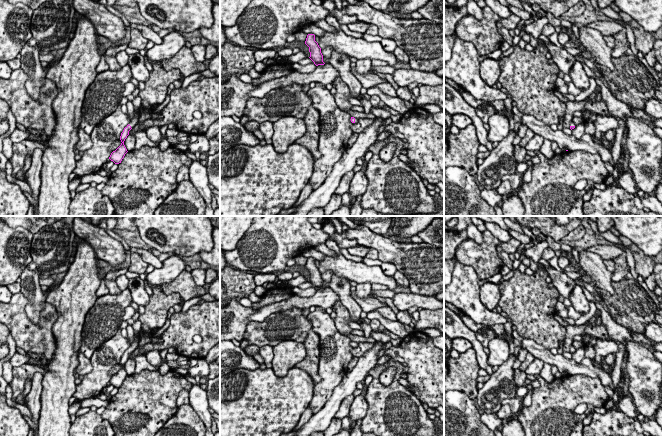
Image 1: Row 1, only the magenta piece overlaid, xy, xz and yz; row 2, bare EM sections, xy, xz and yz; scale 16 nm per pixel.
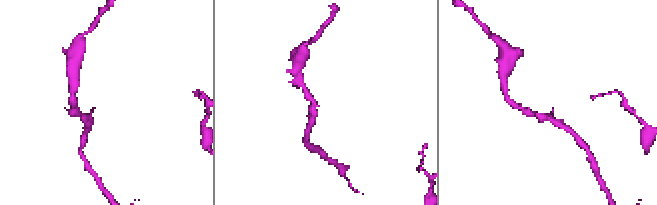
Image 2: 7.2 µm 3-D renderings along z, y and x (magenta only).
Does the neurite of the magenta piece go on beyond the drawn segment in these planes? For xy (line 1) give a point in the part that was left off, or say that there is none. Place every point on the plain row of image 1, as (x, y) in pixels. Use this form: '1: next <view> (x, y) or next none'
1: next xy (134, 345)

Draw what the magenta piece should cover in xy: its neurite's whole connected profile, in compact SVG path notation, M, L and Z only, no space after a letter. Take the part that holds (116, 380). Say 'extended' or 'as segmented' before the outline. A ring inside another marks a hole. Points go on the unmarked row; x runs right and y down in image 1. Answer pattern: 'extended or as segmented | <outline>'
extended | M134 337L133 343L130 345L130 347L124 352L123 356L121 357L120 364L121 364L121 369L111 377L109 383L113 385L115 388L121 387L122 383L124 382L125 378L128 376L125 369L124 365L129 359L129 355L136 349L138 348L138 344L140 342L139 337Z

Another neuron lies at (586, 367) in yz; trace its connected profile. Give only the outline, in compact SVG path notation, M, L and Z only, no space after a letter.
M523 339L521 346L535 358L541 359L544 363L555 365L558 371L563 375L567 373L568 375L583 374L592 378L598 377L604 387L609 386L613 391L617 391L620 411L628 417L636 419L638 412L632 397L623 393L620 384L615 388L613 386L612 377L606 371L596 367L592 359L584 358L580 364L577 364L572 358L567 359L562 354L553 355L550 350L547 350L532 339Z

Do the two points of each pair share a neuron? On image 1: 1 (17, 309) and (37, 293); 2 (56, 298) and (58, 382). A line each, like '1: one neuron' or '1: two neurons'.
1: two neurons
2: one neuron

